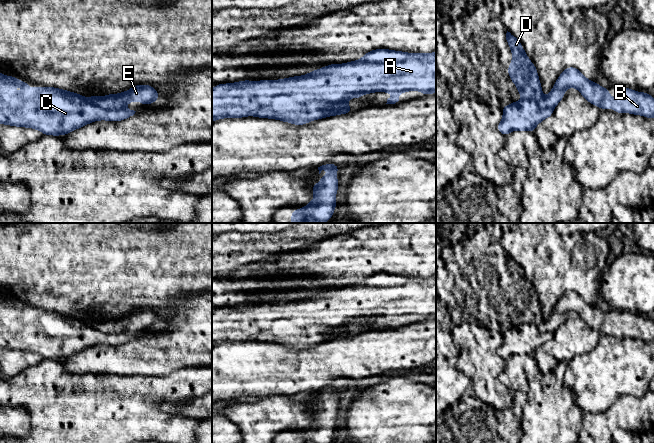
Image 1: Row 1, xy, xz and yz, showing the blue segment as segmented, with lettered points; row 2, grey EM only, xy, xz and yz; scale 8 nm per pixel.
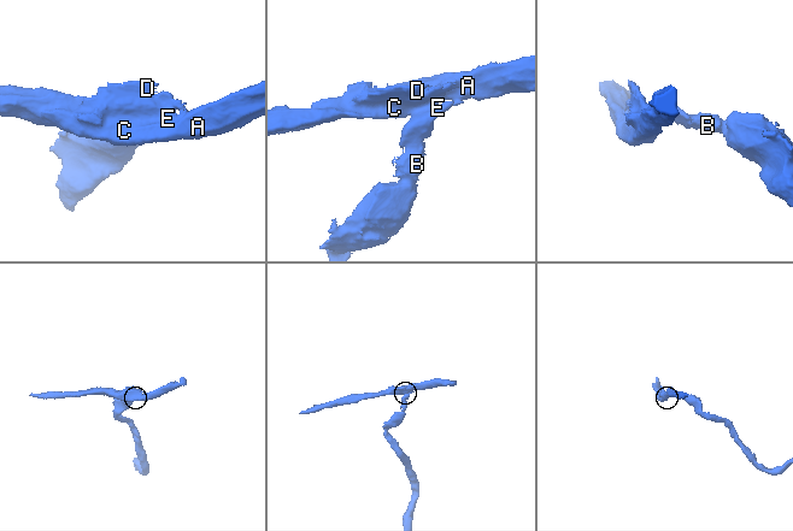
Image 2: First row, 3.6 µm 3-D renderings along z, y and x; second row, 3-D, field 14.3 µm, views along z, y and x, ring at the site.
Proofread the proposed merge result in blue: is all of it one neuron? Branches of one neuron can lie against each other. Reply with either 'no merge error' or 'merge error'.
merge error

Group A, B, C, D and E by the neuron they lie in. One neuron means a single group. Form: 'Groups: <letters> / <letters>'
Groups: A C / B D E

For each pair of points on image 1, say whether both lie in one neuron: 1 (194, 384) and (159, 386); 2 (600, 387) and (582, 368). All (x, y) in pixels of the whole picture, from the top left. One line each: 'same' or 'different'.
1: same
2: same

